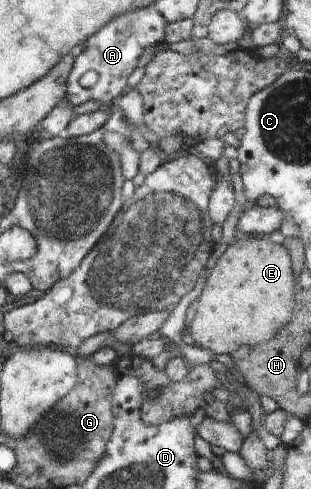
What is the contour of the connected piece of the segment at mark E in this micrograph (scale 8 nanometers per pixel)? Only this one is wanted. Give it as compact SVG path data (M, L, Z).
M262 237L236 239L207 275L195 302L196 314L187 340L215 354L233 354L244 346L269 342L292 319L294 273L286 246Z

